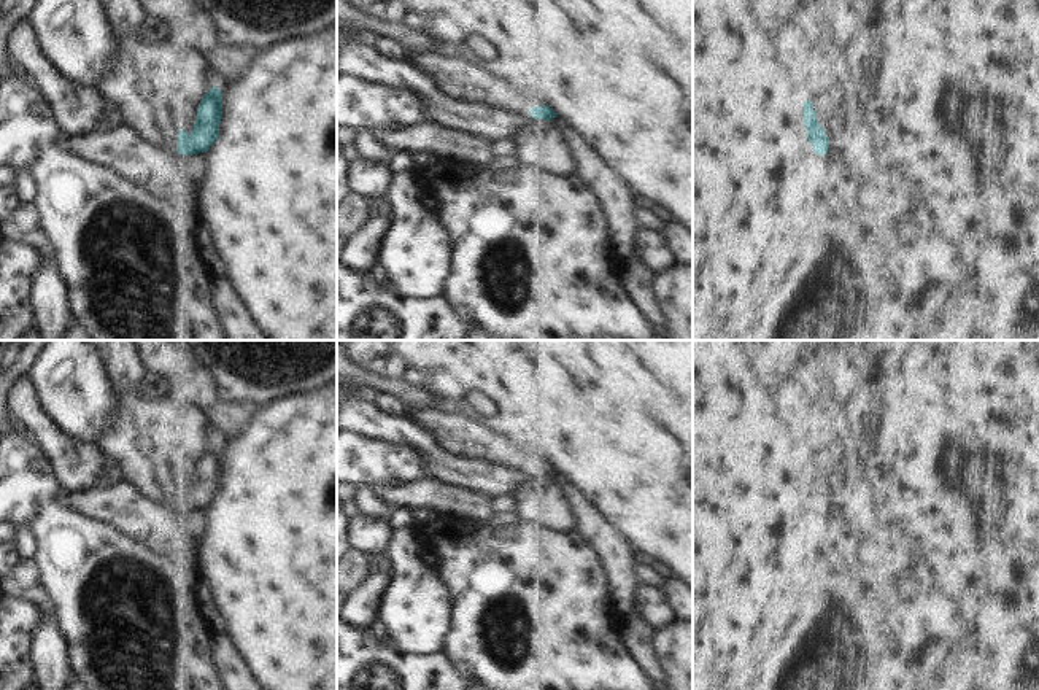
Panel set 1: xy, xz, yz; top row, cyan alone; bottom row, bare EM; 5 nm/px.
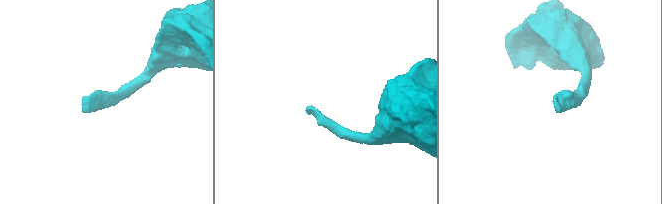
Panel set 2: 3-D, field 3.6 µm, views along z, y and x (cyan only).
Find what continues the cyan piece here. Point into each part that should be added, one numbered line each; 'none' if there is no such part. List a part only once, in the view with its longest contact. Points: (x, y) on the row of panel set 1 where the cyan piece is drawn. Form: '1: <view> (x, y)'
none

